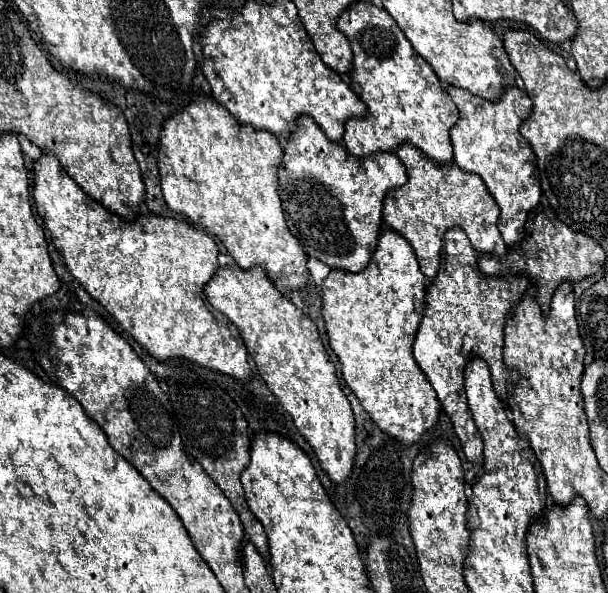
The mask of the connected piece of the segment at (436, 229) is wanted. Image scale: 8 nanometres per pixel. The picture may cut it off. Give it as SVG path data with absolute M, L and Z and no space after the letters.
M410 145L400 147L396 155L408 171L408 185L386 195L382 219L392 231L410 241L420 269L428 281L434 281L438 275L442 239L444 233L452 227L460 227L468 235L474 251L478 251L480 255L506 255L506 245L498 231L498 205L488 193L480 175L470 175L456 163L436 165L430 157L420 153L420 149Z

